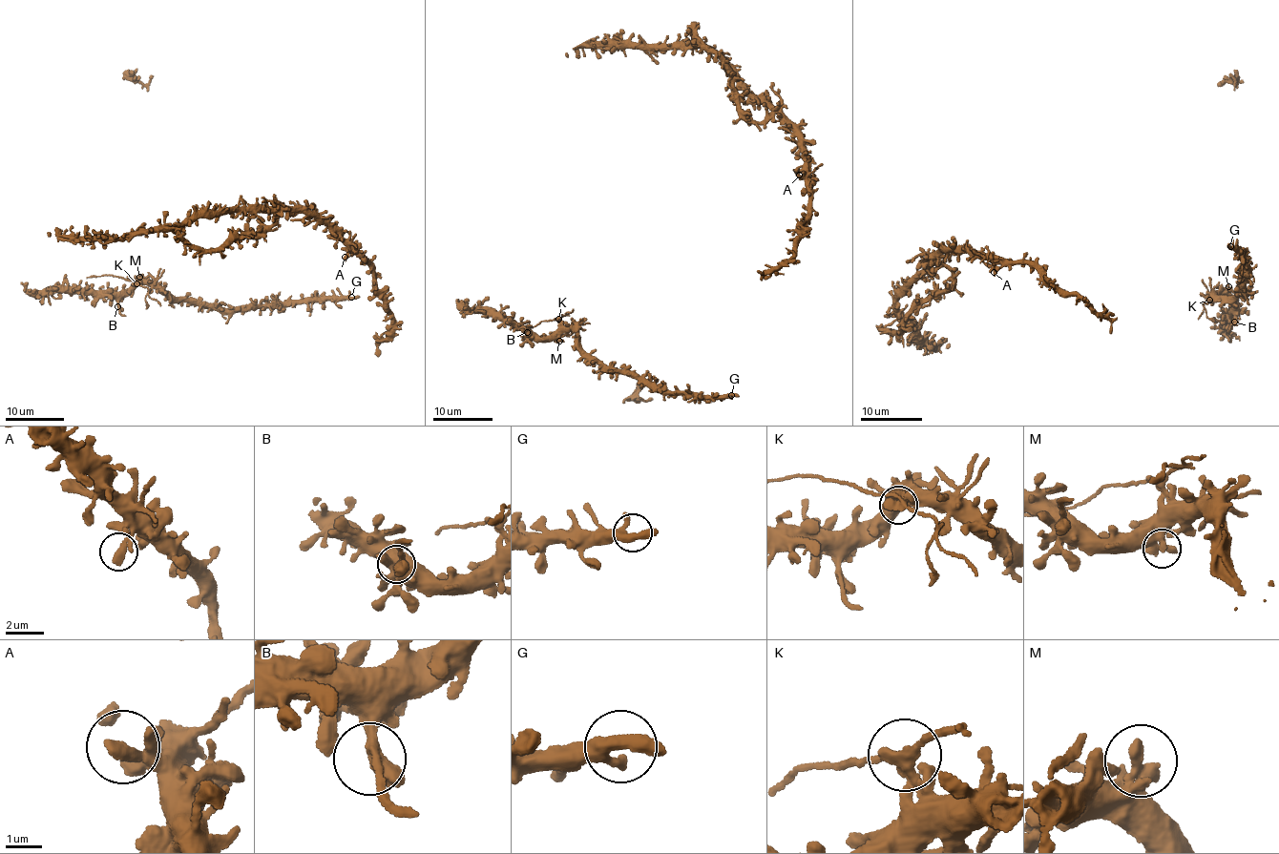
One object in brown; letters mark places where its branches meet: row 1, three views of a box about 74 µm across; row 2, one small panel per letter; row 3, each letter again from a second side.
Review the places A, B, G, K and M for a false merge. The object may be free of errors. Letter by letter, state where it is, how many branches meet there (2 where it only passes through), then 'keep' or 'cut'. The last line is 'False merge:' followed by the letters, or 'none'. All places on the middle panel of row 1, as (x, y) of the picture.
A: place (799, 175); branches 2; keep
B: place (527, 332); branches 2; keep
G: place (731, 395); branches 3; keep
K: place (558, 319); branches 3; cut
M: place (559, 341); branches 2; keep
False merge: K

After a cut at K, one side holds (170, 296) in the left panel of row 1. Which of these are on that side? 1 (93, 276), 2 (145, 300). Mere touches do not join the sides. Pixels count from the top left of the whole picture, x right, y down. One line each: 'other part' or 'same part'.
1: other part
2: other part

